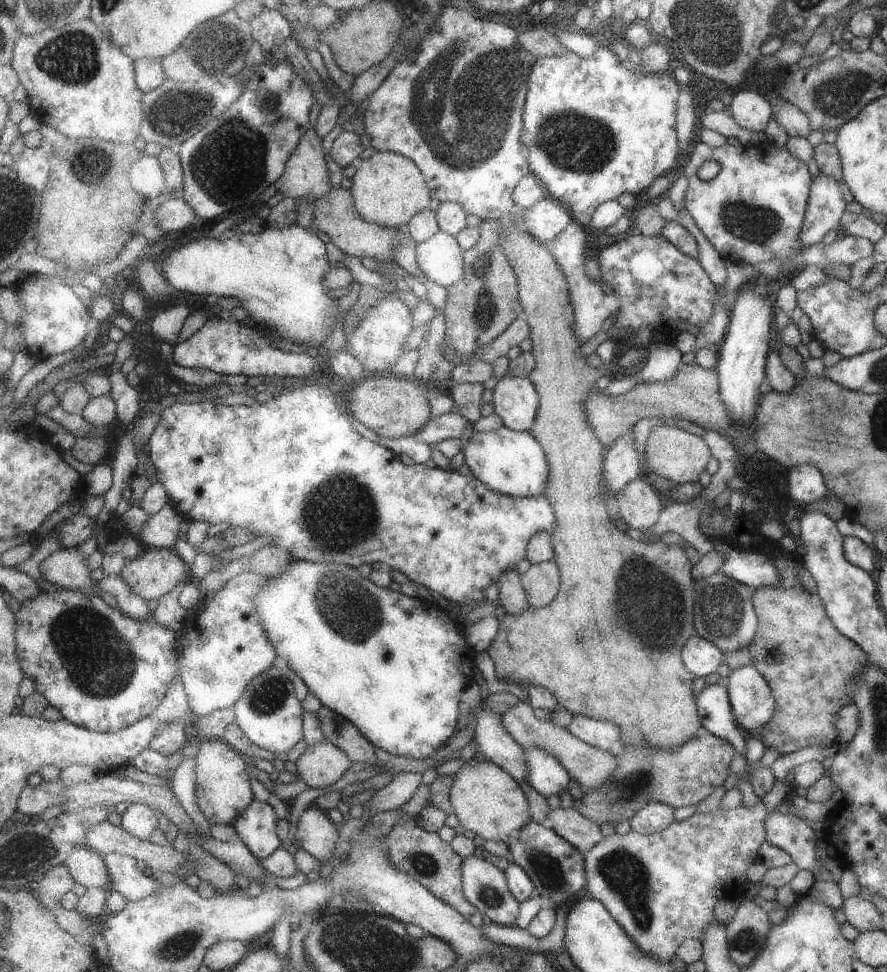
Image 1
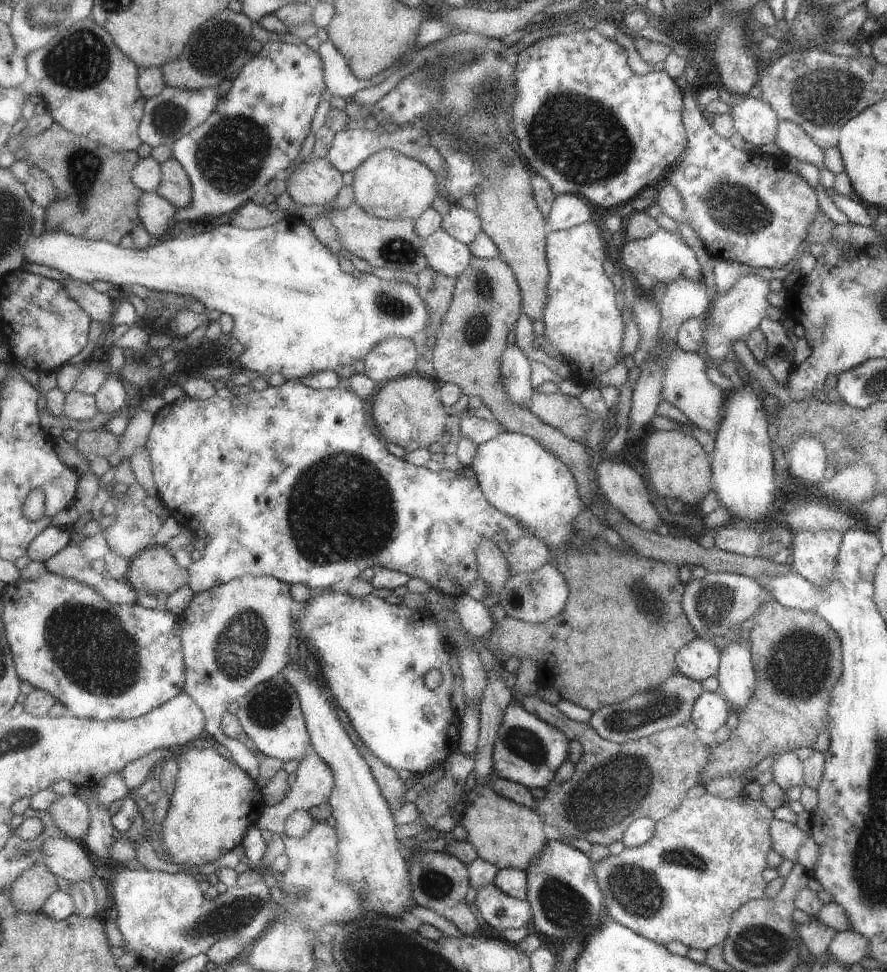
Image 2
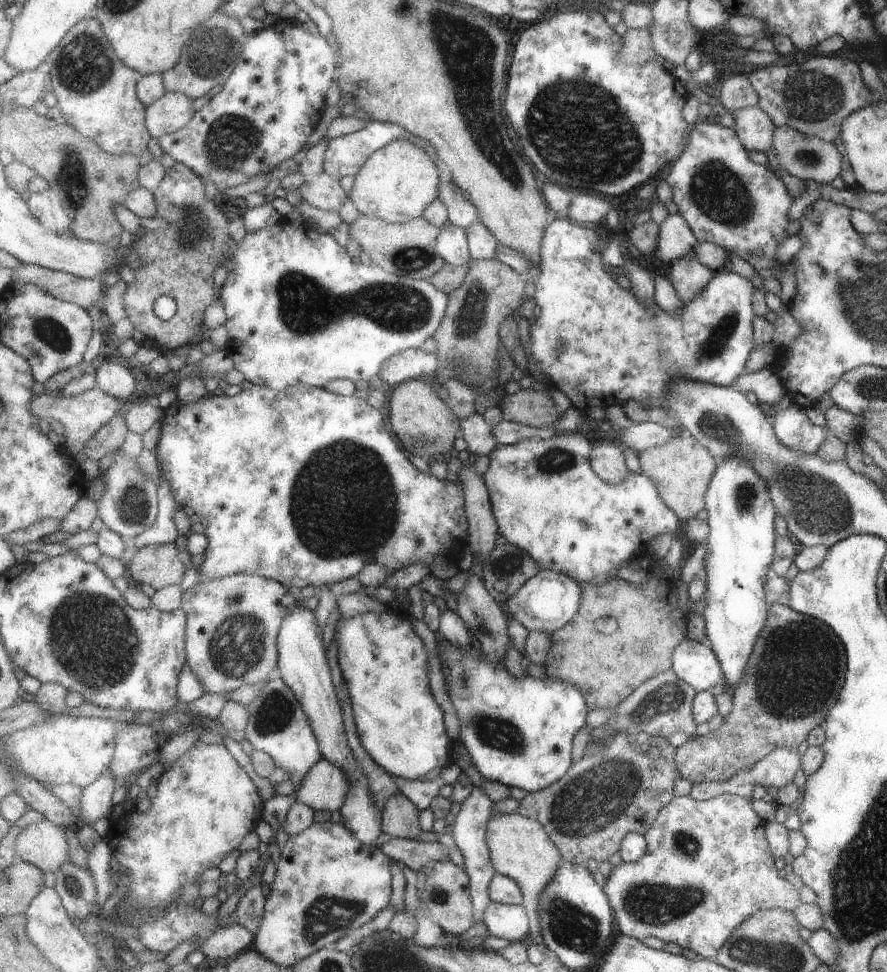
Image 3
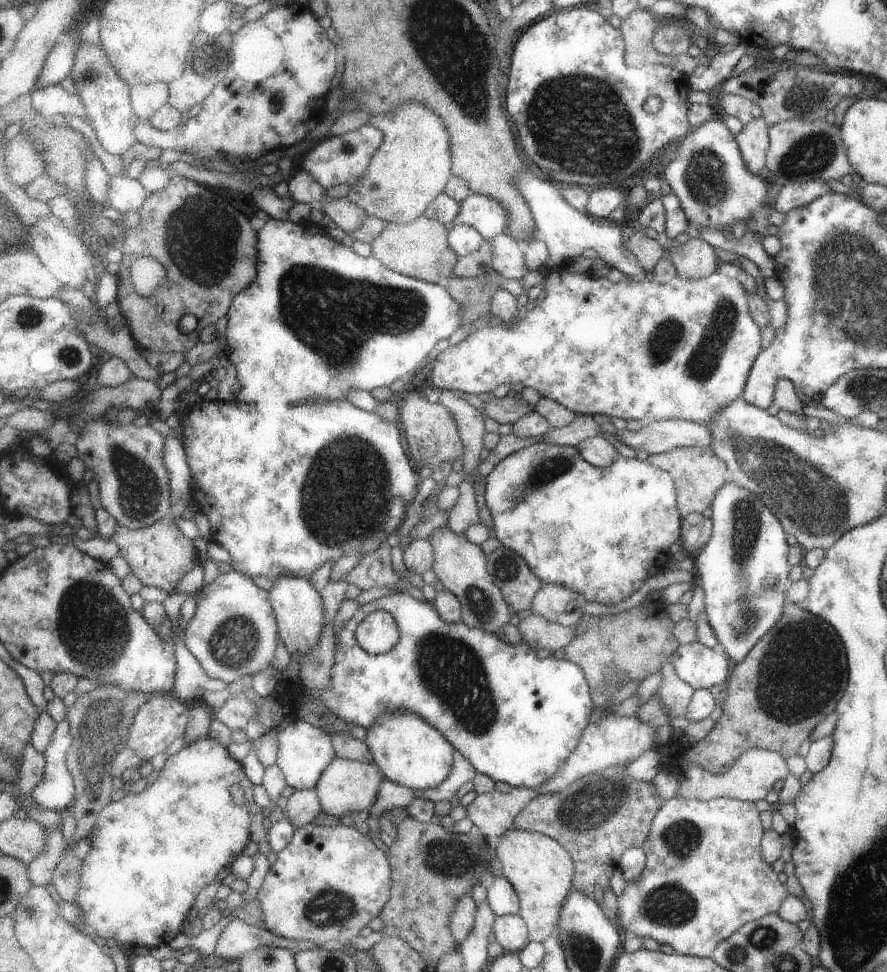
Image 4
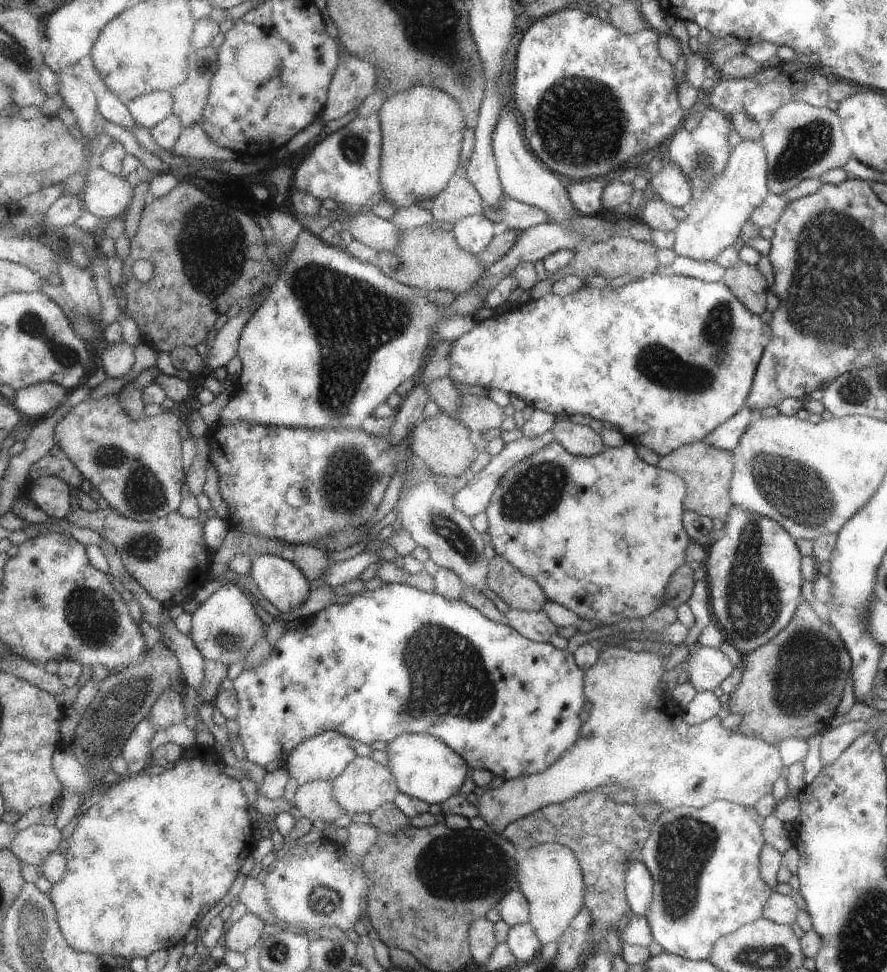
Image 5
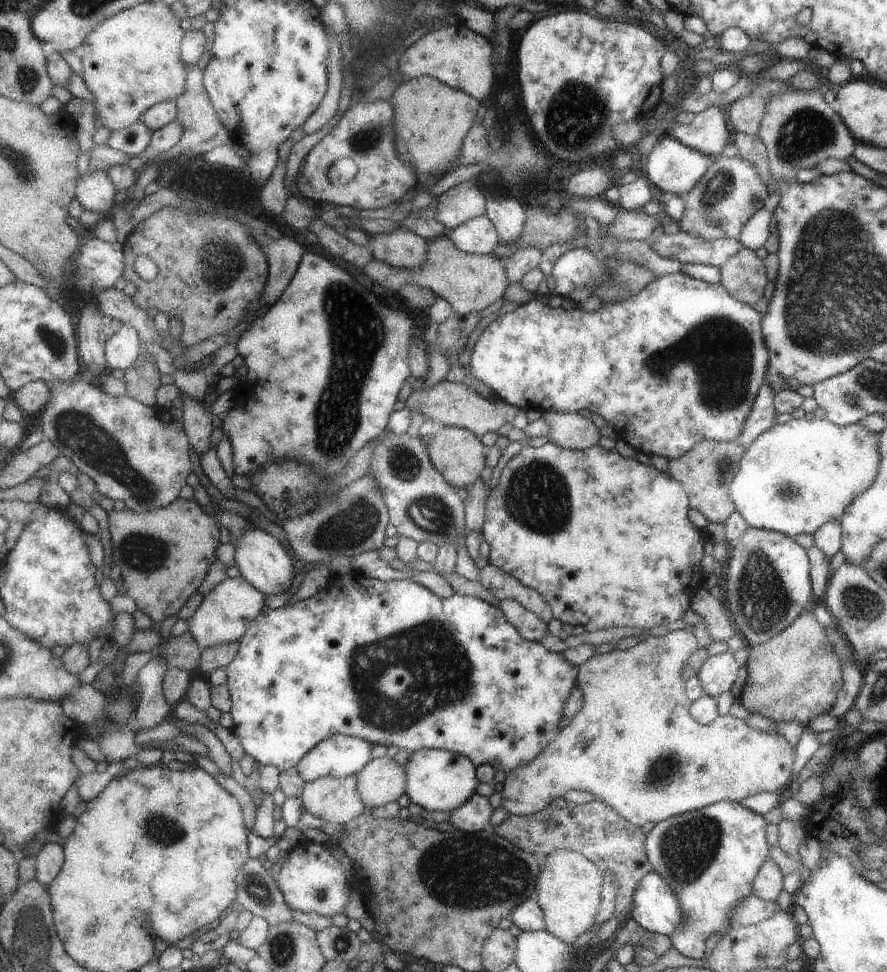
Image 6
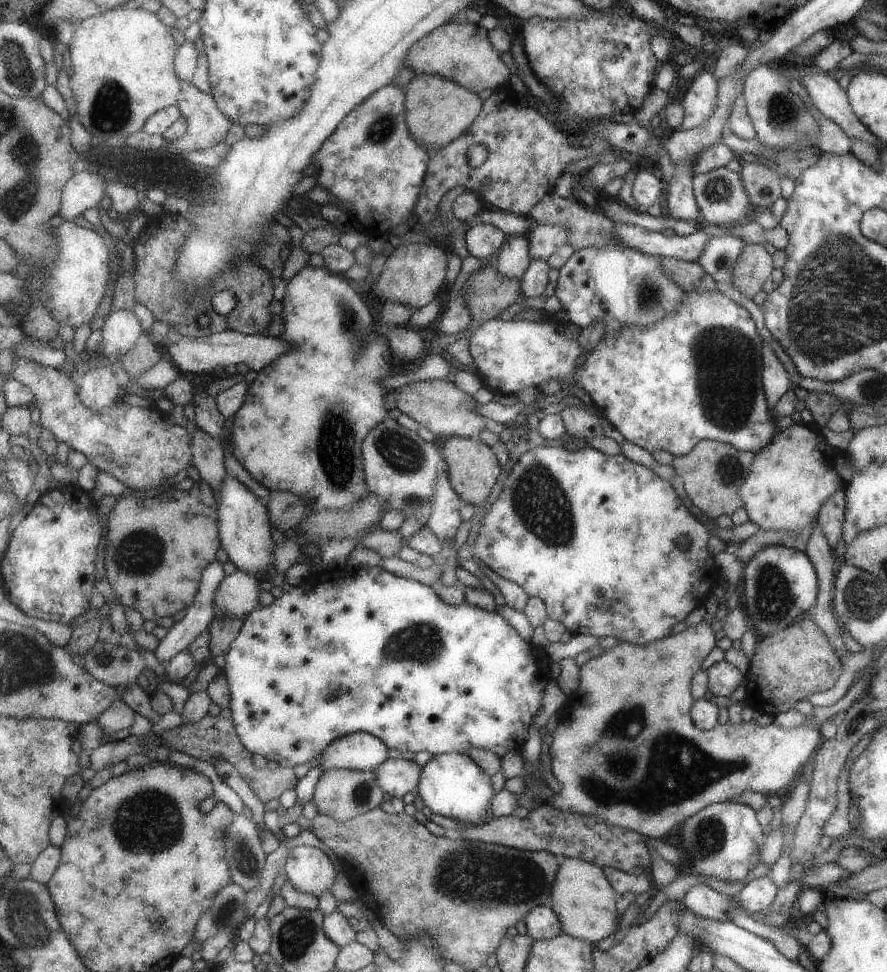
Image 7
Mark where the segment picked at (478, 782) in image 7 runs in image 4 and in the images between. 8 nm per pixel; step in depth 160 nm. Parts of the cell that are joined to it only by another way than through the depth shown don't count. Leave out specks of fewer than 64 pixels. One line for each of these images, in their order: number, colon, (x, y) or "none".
4: (410, 752)
5: (426, 769)
6: (438, 780)

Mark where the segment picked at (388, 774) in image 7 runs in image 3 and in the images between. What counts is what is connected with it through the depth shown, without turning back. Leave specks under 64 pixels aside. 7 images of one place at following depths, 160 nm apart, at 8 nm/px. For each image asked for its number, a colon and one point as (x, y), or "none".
3: (326, 786)
4: (347, 786)
5: (367, 784)
6: (383, 781)

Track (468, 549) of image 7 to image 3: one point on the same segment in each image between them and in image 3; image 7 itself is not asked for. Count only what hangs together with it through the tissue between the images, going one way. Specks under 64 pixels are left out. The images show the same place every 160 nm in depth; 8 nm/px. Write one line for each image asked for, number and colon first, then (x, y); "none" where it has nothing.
3: (547, 499)
4: (602, 532)
5: (601, 535)
6: (606, 541)

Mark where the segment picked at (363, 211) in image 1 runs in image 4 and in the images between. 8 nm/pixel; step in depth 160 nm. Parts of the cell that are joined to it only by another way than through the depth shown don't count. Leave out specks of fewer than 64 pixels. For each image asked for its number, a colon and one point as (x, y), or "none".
2: (390, 185)
3: (397, 184)
4: (412, 168)

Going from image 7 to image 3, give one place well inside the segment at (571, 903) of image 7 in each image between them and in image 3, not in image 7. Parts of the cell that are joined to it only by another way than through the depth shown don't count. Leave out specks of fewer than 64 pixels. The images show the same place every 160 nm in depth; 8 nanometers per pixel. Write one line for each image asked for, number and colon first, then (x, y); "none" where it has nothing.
3: (520, 847)
4: (541, 870)
5: (550, 875)
6: (569, 889)

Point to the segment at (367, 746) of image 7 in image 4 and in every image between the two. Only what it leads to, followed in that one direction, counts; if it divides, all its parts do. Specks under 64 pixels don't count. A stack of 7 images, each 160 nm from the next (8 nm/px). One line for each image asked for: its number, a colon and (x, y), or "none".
4: (305, 751)
5: (325, 757)
6: (339, 755)

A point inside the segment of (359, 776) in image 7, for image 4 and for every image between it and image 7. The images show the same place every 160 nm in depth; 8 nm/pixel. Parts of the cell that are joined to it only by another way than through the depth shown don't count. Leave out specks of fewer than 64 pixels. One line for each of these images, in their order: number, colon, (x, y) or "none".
4: (304, 806)
5: (315, 801)
6: (337, 800)

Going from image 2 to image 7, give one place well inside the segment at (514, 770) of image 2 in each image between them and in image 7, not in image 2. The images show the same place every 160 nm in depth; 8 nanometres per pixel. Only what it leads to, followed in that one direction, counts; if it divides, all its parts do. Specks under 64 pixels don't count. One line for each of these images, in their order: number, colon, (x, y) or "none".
3: (520, 733)
4: (517, 718)
5: (398, 660)
6: (345, 661)
7: (362, 650)

